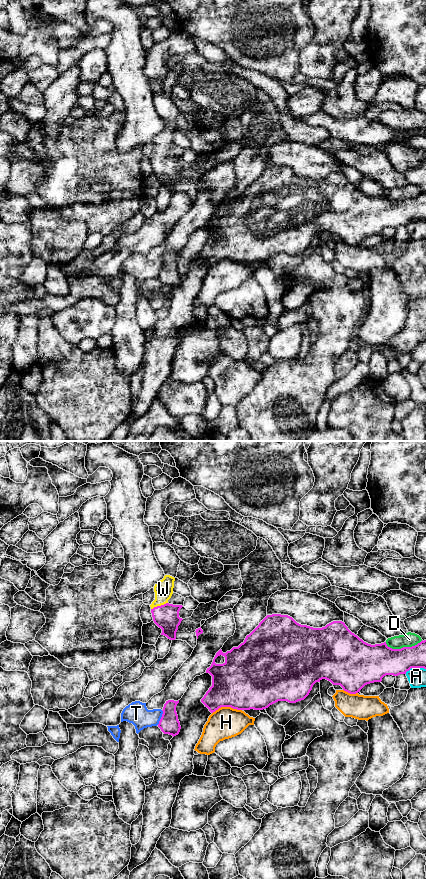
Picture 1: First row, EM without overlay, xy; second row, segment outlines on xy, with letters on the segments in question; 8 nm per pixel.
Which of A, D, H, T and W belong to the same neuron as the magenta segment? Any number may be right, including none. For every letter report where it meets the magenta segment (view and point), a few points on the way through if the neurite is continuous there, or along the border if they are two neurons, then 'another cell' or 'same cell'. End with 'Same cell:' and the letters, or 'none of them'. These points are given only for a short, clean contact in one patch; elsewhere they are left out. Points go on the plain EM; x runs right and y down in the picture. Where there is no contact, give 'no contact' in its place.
A: xy (415, 219) | along xy (425, 220), (410, 220), (405, 225) | another cell
D: xy (403, 199) | another cell
H: xy (226, 258) | another cell
T: xy (161, 269) | along xy (162, 262), (162, 268), (157, 276) | another cell
W: xy (159, 158) | across xy (166, 169), (159, 158), (163, 141) | same cell
Same cell: W

